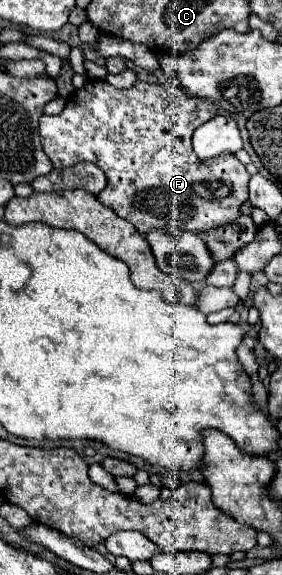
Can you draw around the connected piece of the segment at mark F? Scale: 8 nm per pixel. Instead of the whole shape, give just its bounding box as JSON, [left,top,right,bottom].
[39,79,251,235]

